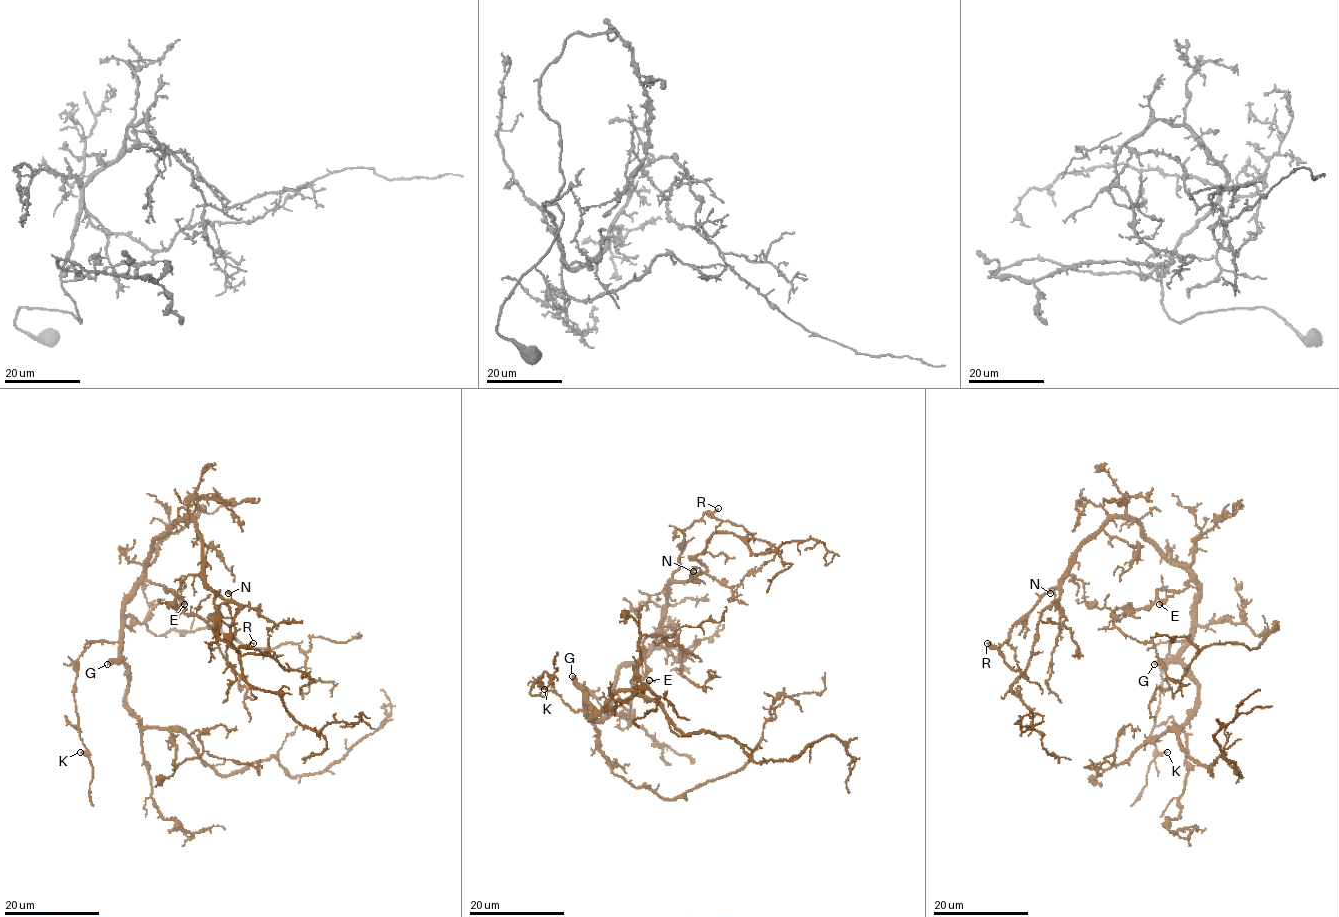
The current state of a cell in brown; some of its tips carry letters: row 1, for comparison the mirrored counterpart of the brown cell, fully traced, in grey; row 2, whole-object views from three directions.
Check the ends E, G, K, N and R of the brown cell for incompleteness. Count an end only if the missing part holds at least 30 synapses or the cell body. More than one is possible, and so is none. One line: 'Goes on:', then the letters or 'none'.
Goes on: G

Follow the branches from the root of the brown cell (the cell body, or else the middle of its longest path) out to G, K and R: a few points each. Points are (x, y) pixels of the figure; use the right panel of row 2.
G: (1196, 581), (1198, 600), (1193, 605), (1191, 639), (1174, 656), (1159, 660), (1154, 664)
K: (1196, 581), (1191, 639), (1174, 641), (1168, 649), (1151, 734), (1156, 750), (1167, 752)
R: (1196, 581), (1135, 522), (1109, 518), (1010, 636), (997, 649), (987, 643)

